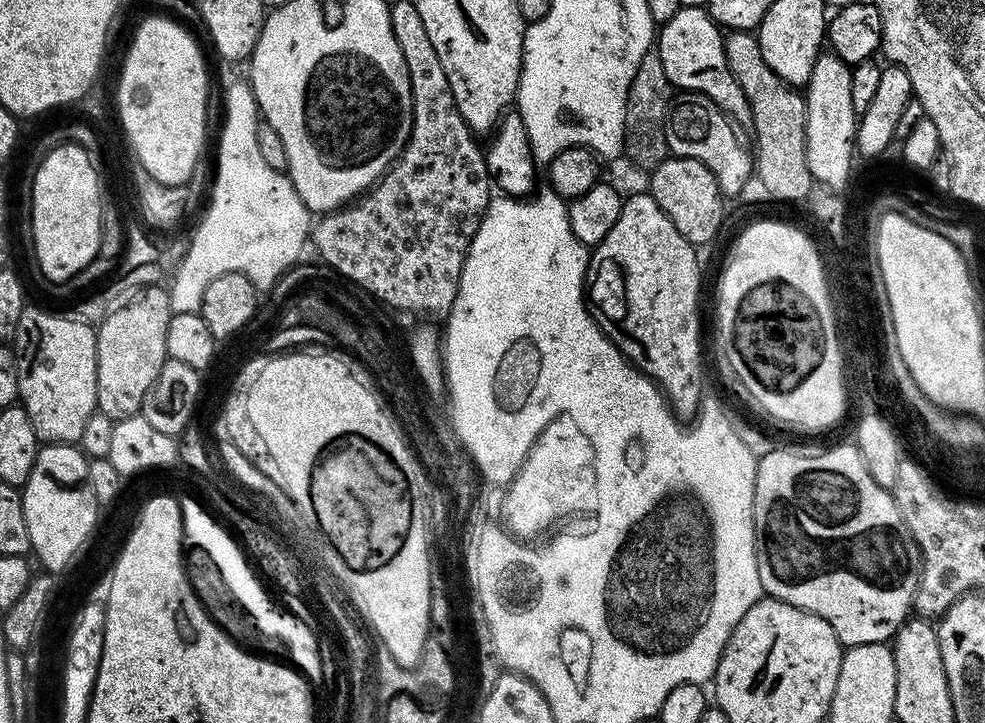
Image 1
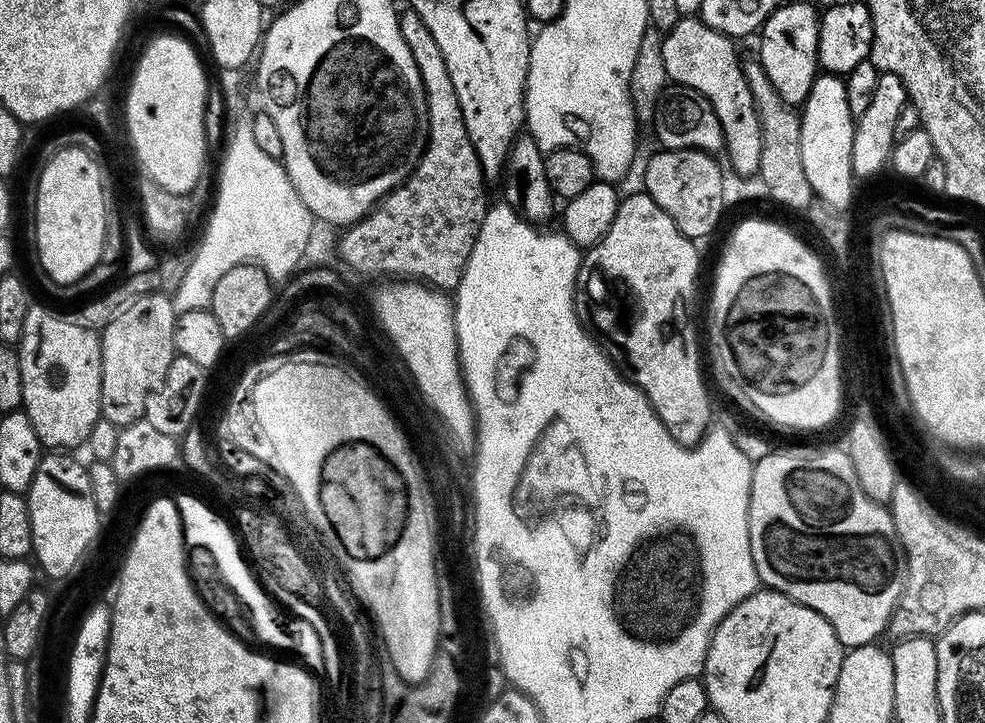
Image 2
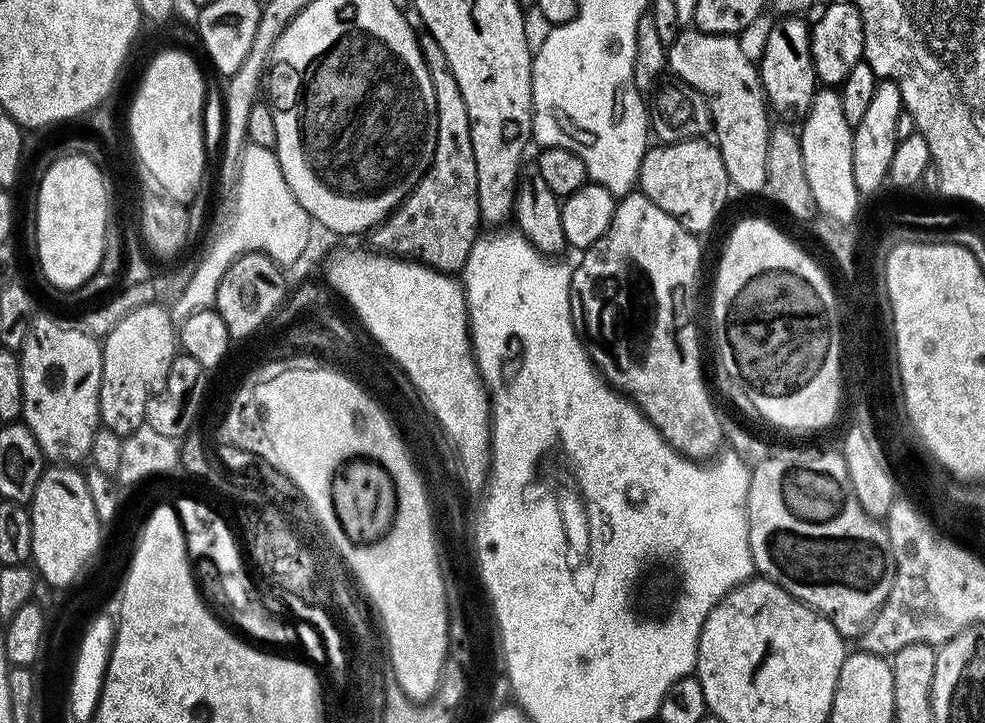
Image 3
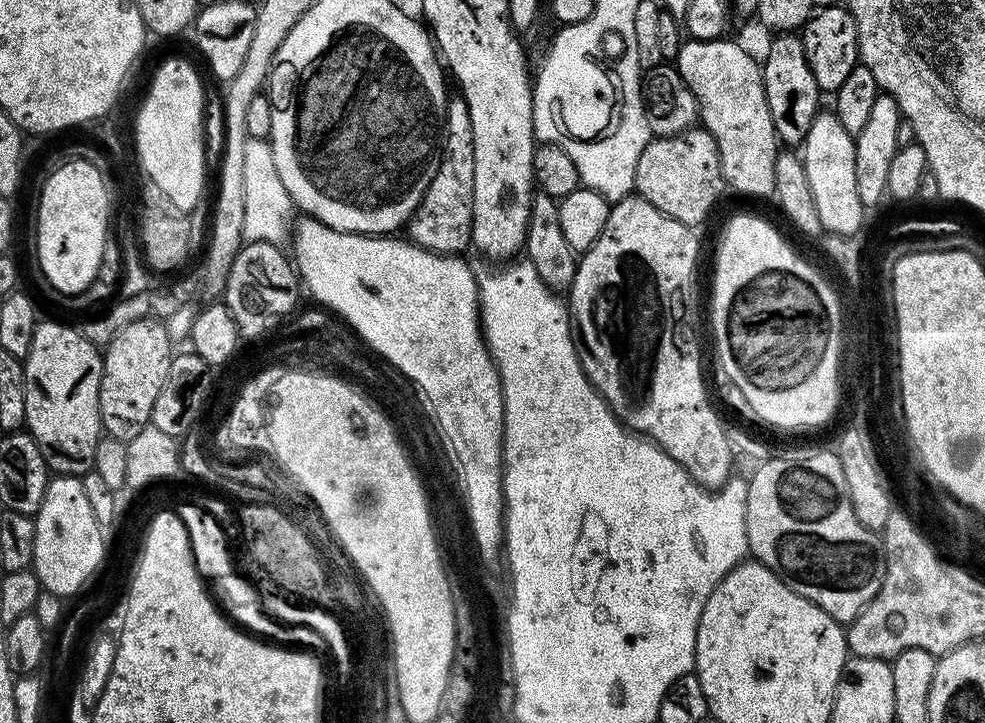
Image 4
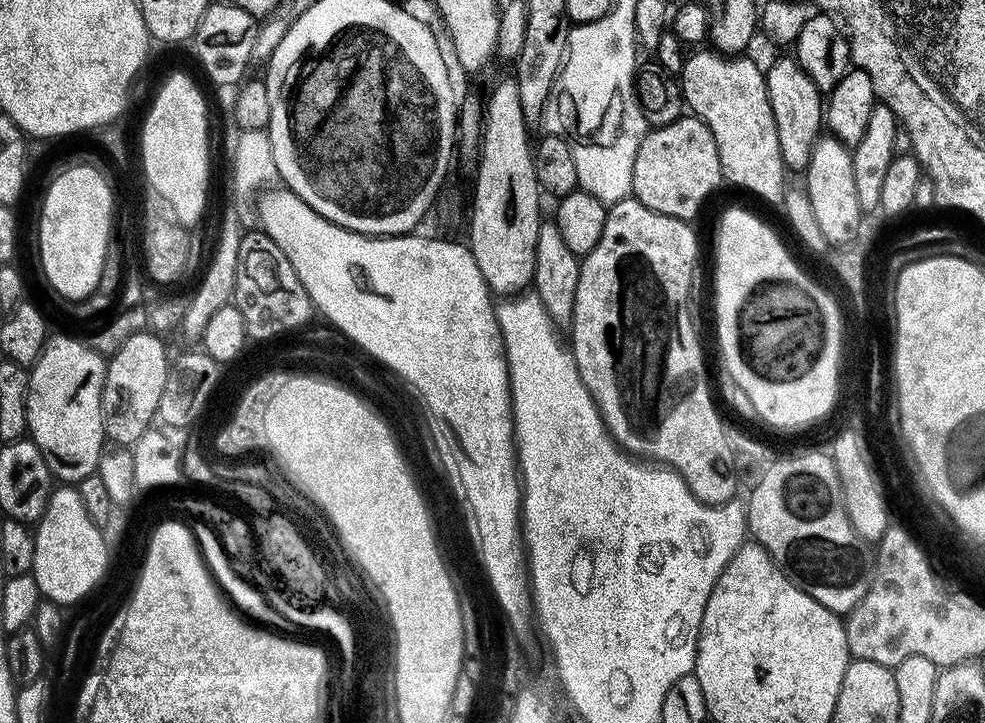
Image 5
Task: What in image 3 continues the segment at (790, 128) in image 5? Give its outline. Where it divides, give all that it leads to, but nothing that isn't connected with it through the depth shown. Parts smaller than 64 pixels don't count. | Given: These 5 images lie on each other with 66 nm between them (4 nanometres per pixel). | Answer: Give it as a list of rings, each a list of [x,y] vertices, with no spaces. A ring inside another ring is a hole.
[[[786,16],[777,19],[777,24],[768,32],[764,40],[764,53],[758,56],[760,81],[764,87],[764,95],[768,107],[776,112],[781,121],[789,126],[796,126],[803,121],[812,109],[812,95],[818,91],[818,81],[814,62],[810,54],[809,21],[800,16]]]

